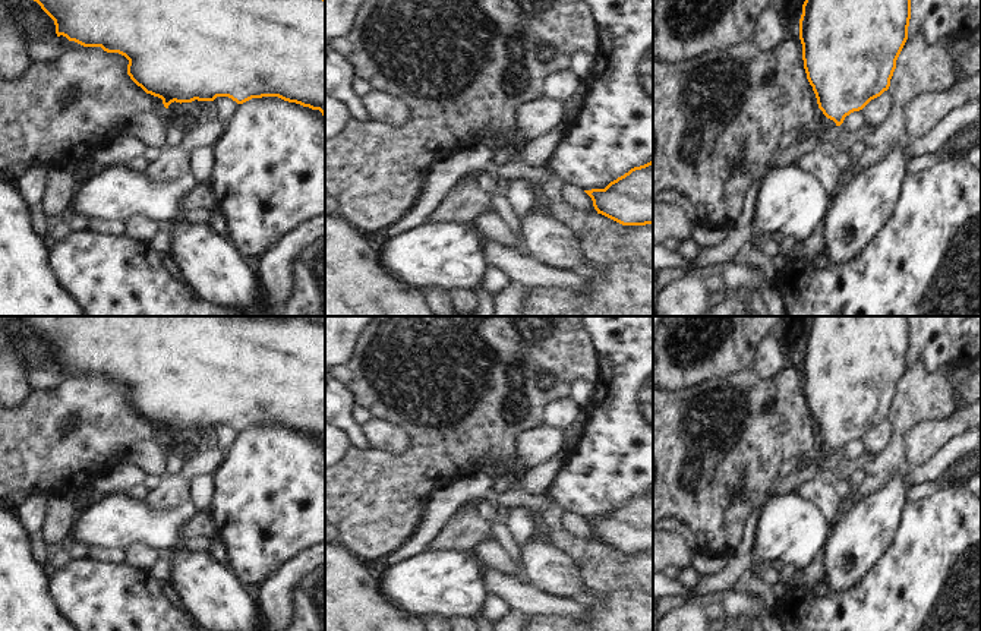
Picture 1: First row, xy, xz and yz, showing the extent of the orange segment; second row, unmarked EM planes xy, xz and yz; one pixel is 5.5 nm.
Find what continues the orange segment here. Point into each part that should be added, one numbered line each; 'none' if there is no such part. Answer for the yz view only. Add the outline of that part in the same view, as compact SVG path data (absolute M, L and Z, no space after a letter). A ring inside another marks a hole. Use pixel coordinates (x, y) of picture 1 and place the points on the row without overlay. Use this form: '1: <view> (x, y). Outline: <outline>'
1: yz (786, 485). Outline: M824 444L820 457L810 466L802 466L789 476L777 480L776 495L795 493L799 483L818 477L833 454L836 454L836 451Z

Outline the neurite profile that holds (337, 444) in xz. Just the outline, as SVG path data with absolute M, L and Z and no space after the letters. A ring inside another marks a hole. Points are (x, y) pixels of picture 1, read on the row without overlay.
M325 423L325 468L338 463L350 449L351 444L346 433L340 427Z

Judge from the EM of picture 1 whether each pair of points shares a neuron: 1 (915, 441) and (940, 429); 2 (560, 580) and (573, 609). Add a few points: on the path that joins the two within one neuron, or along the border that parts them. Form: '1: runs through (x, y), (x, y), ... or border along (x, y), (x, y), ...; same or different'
1: runs through (921, 441), (934, 435); same
2: border along (533, 586), (565, 598); different

